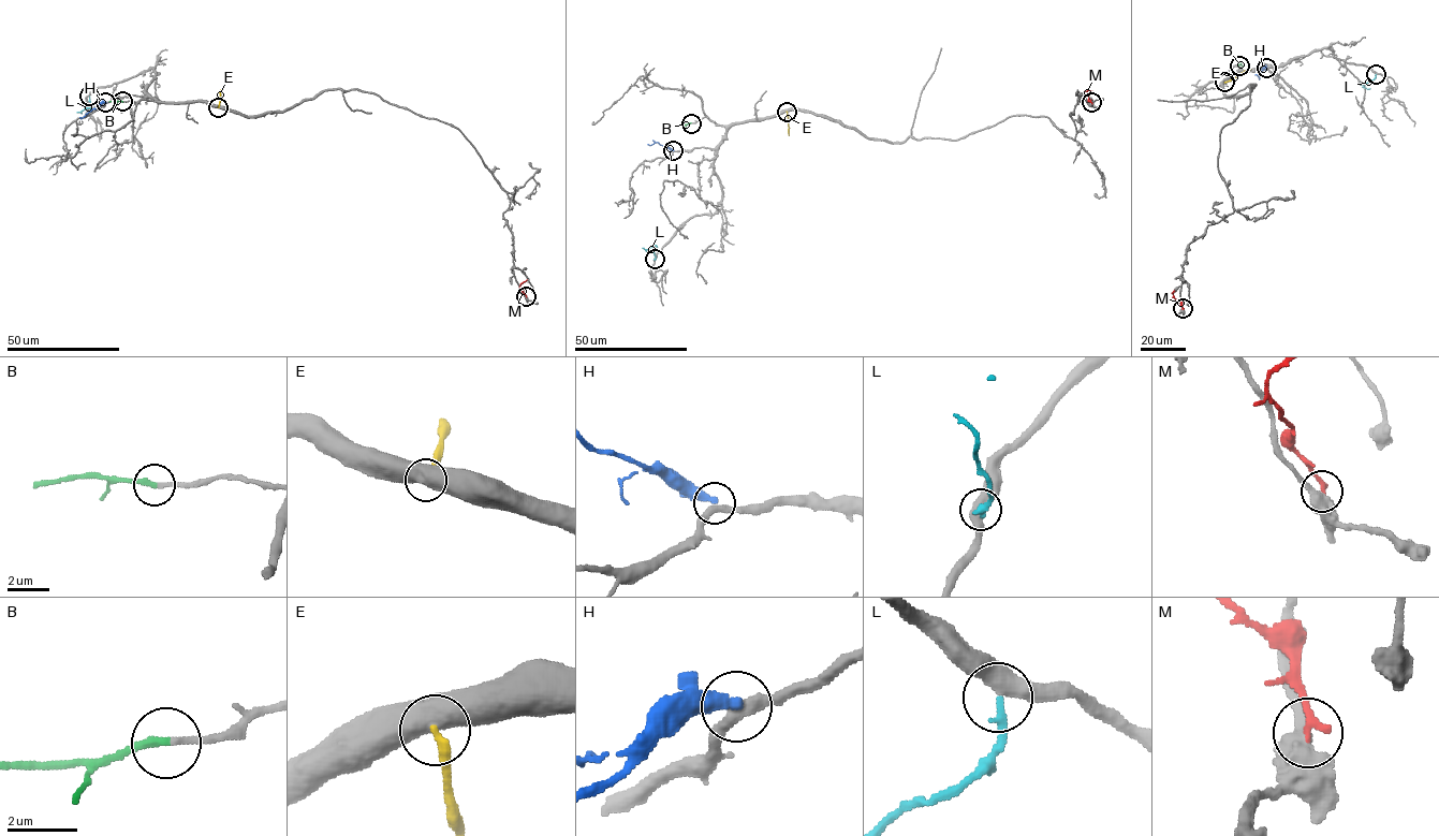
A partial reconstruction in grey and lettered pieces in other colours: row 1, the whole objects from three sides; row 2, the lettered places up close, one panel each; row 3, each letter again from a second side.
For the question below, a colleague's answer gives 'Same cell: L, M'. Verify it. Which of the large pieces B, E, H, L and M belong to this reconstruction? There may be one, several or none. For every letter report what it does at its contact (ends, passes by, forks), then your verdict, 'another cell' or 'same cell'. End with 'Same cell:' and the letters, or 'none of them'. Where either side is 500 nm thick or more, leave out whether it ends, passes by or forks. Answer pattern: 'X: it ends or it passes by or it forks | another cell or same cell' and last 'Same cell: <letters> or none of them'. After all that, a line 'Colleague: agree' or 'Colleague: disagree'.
B: it ends | same cell
E: another cell
H: it ends | another cell
L: it ends | same cell
M: it ends | another cell
Same cell: B, L
Colleague: disagree

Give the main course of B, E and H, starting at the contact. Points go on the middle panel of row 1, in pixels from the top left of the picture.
B: (690, 123), (677, 125)
E: (787, 111), (789, 135)
H: (673, 150), (658, 142), (647, 144)

